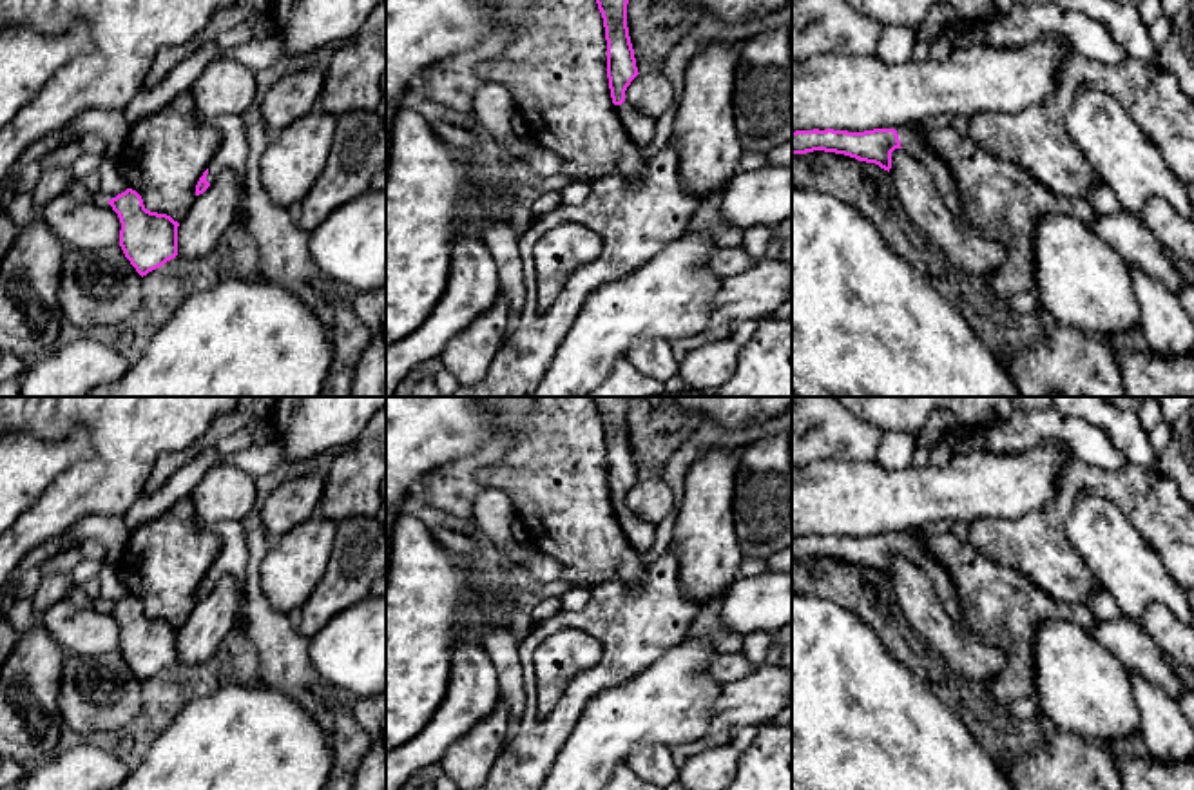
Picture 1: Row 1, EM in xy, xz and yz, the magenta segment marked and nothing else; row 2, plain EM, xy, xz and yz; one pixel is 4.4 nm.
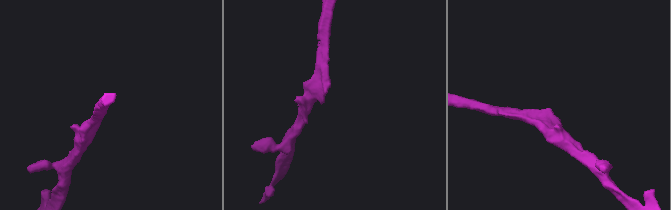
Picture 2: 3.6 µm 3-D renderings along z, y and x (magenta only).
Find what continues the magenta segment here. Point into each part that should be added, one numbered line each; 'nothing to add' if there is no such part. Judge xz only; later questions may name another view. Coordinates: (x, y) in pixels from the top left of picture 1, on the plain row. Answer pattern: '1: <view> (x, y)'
1: xz (640, 535)

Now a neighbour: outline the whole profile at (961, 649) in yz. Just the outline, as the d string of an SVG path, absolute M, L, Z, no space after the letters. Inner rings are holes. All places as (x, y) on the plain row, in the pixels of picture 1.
M902 554L891 558L890 583L911 629L949 669L986 687L1006 667L1006 654L968 627L958 627L929 578Z

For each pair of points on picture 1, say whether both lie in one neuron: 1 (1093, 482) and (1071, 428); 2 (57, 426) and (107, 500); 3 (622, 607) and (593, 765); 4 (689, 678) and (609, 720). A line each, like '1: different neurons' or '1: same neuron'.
1: different neurons
2: same neuron
3: different neurons
4: same neuron

